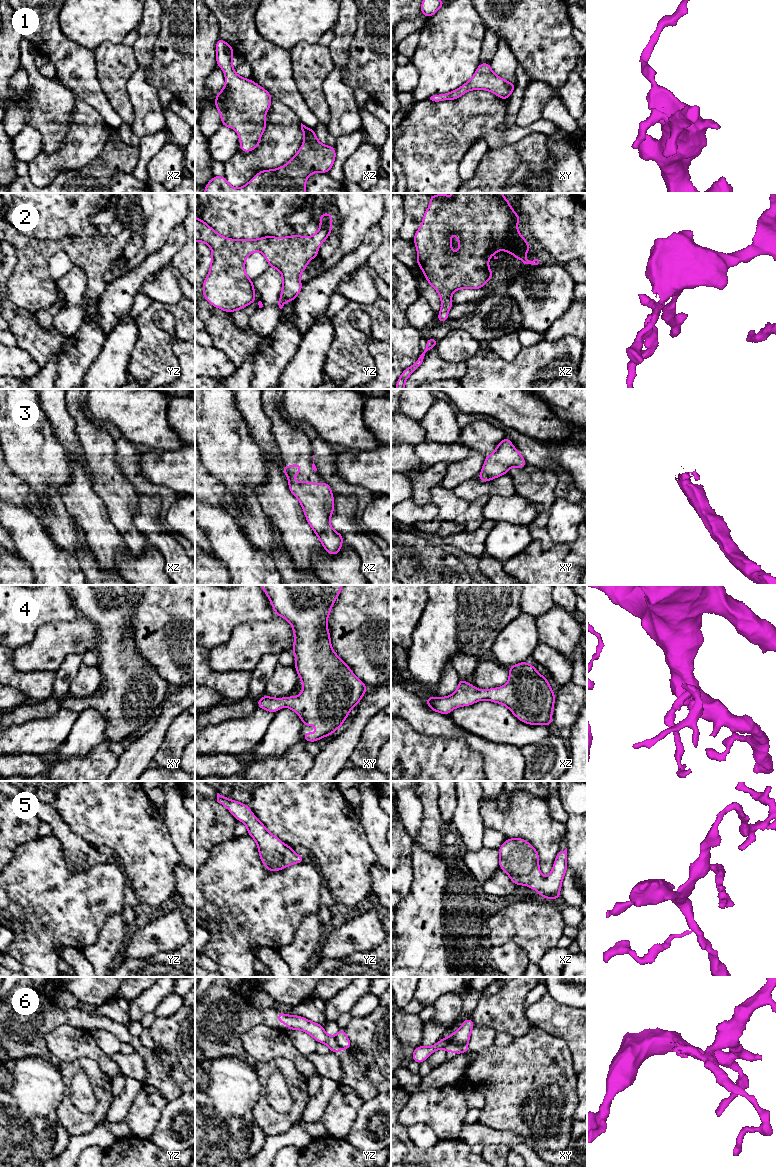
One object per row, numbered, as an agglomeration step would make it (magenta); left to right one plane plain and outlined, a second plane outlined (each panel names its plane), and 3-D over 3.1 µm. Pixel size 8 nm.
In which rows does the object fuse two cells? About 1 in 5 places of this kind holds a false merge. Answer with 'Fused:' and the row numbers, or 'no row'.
Fused: 6

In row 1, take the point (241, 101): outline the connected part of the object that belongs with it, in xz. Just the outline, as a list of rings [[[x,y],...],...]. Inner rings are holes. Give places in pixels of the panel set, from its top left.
[[[219,38],[216,41],[216,62],[225,74],[225,86],[216,95],[215,106],[217,107],[221,123],[225,127],[230,127],[238,133],[240,140],[240,151],[251,152],[260,144],[260,138],[265,131],[267,123],[264,121],[267,111],[270,108],[271,94],[250,79],[238,76],[232,65],[234,49]]]

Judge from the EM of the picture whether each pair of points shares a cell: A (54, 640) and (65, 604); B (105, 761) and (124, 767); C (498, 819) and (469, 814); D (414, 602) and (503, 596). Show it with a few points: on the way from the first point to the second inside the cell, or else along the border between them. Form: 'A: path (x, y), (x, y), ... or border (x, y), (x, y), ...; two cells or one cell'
A: border (79, 614), (73, 620), (50, 621), (38, 629); two cells
B: border (119, 757), (118, 764), (113, 770); two cells
C: border (481, 800), (479, 813), (486, 827); two cells
D: border (428, 595), (428, 601), (418, 623); two cells

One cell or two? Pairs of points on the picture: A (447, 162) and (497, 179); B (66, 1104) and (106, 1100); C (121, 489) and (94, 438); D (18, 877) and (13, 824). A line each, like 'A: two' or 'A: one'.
A: two
B: one
C: one
D: two

